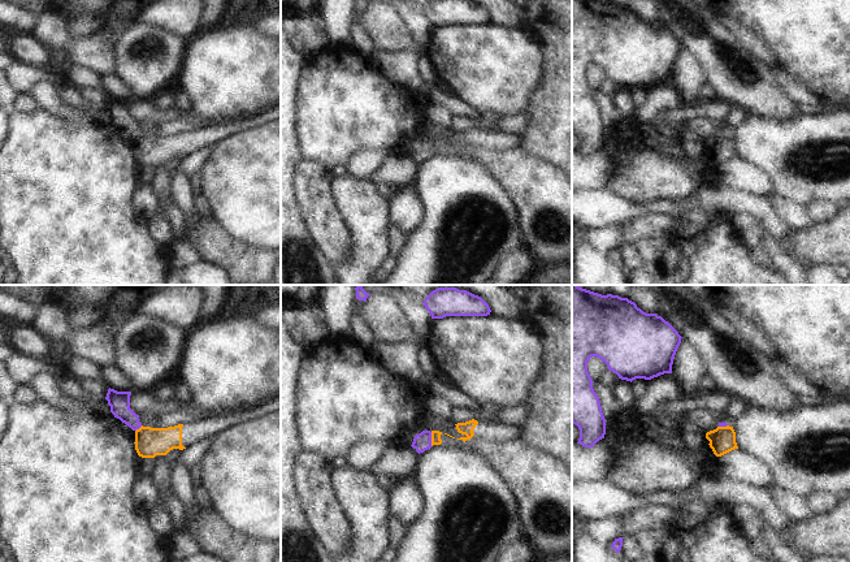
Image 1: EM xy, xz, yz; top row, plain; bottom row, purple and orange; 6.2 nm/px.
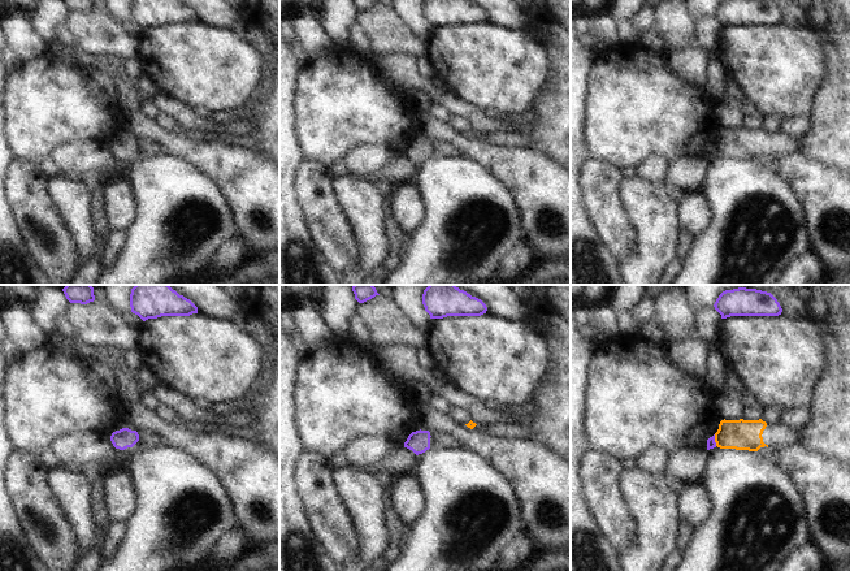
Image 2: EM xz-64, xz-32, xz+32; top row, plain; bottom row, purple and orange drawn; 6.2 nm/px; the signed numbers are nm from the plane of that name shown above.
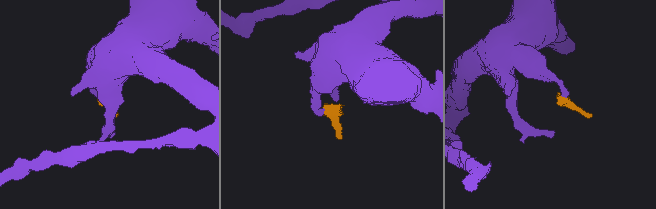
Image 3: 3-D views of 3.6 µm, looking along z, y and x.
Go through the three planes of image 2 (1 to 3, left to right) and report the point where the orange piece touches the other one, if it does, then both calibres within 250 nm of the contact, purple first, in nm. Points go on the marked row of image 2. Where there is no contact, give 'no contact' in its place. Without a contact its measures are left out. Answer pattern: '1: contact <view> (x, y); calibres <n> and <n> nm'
1: no contact
2: no contact
3: contact xz+32 (714, 440); calibres 60 and 190 nm

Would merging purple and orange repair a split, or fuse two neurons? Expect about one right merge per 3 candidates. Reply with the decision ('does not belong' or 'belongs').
does not belong

